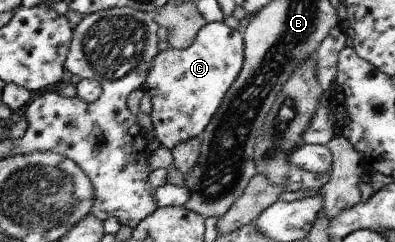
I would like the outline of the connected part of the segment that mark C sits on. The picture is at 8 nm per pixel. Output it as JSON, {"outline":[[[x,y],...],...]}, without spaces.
{"outline":[[[207,22],[197,33],[194,43],[183,50],[169,47],[153,59],[153,66],[147,75],[145,90],[150,93],[152,109],[149,114],[153,122],[153,131],[159,143],[171,150],[179,143],[200,138],[201,133],[212,118],[236,76],[240,73],[244,61],[243,35],[237,29],[222,22]]]}

